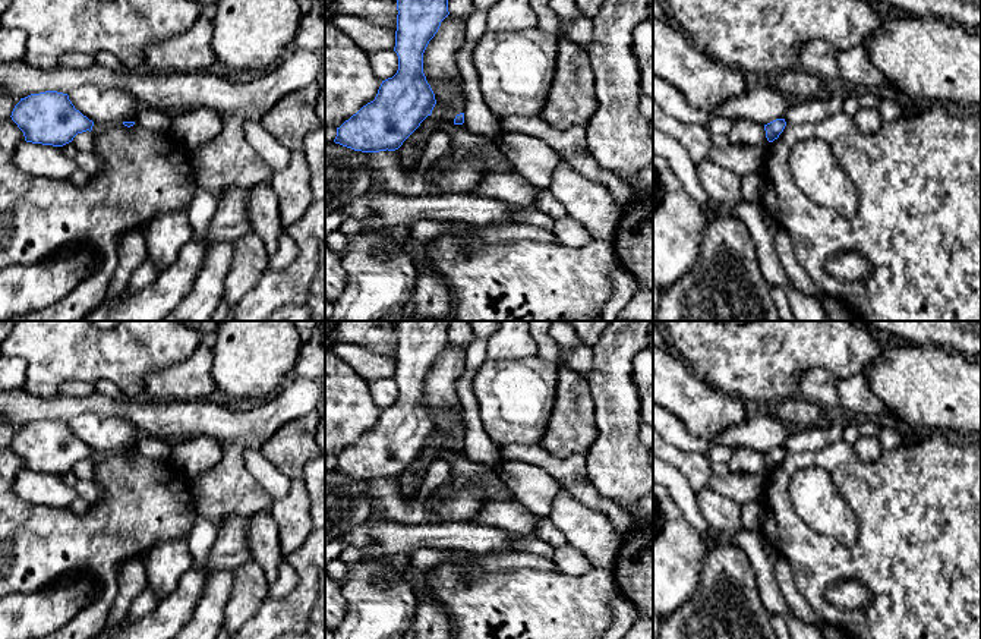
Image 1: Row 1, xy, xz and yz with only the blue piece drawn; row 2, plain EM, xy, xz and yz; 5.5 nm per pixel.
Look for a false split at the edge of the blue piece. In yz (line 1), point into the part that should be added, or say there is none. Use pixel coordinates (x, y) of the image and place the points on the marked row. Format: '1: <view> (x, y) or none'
1: none

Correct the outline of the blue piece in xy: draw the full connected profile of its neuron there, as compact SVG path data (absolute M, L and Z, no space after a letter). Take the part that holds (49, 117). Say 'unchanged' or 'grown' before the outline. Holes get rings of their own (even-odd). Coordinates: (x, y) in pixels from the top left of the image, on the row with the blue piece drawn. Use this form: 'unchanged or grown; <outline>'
unchanged; M57 91L20 98L10 117L26 142L53 147L63 147L94 126L92 120L75 108L67 94Z

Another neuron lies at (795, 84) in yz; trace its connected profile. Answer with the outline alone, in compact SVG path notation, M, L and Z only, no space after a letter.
M801 67L775 75L773 85L794 103L811 100L824 94L823 81Z

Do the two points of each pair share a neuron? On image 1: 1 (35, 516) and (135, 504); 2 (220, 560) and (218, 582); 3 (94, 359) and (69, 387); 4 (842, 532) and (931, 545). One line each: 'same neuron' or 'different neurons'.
1: same neuron
2: different neurons
3: different neurons
4: different neurons

